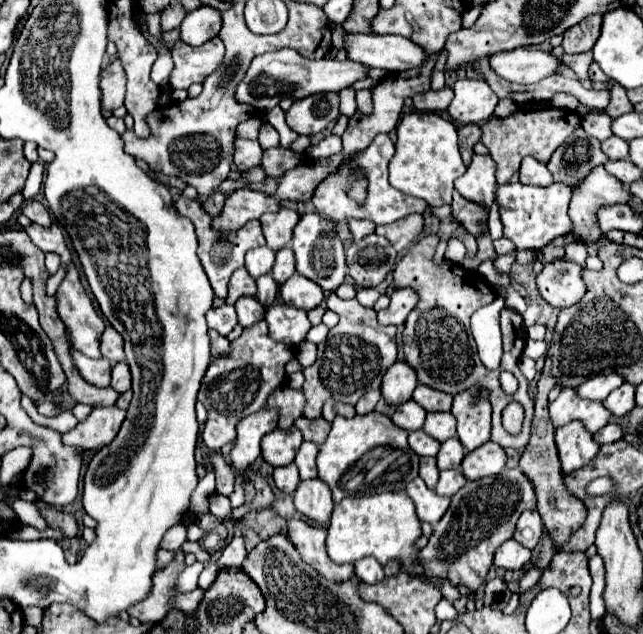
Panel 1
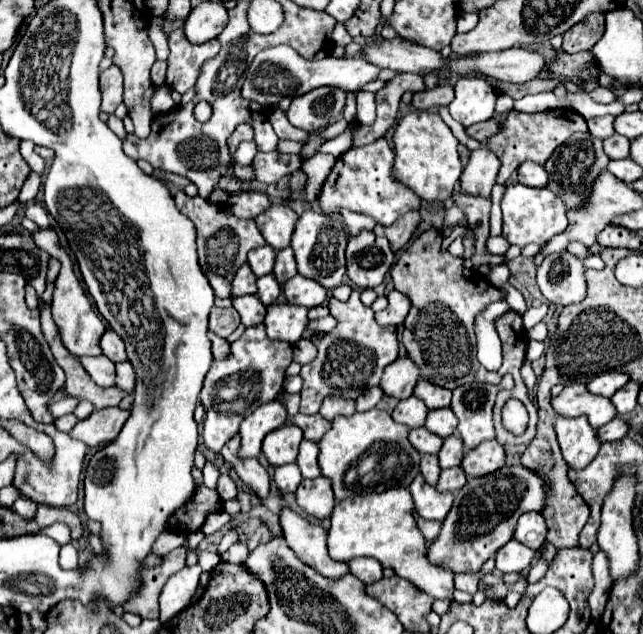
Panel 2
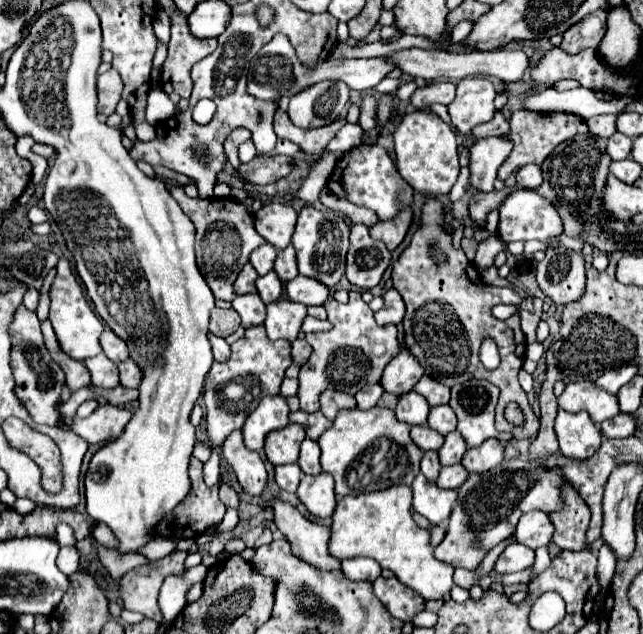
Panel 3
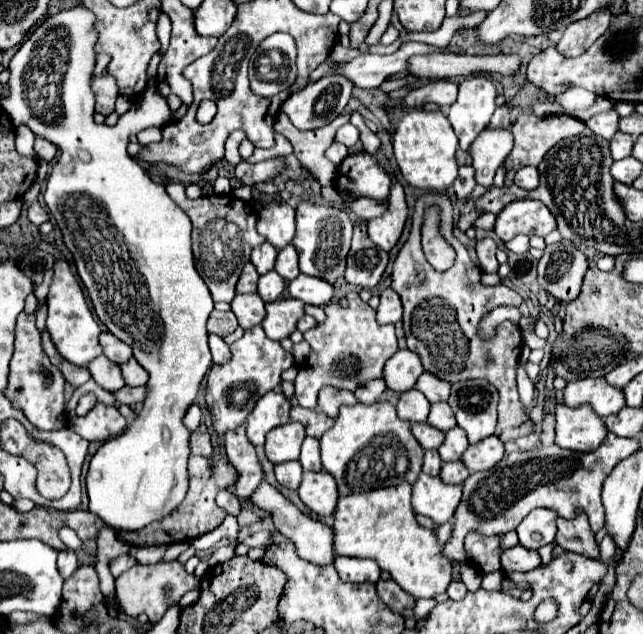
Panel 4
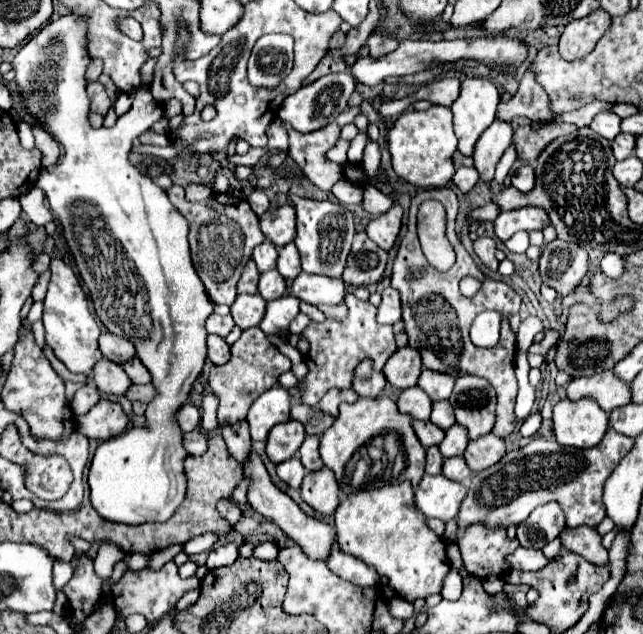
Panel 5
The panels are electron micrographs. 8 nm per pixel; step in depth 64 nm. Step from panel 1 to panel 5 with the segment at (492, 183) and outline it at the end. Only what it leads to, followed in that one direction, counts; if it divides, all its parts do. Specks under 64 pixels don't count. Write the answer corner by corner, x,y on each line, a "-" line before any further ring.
494,120
494,124
484,130
474,146
474,168
480,174
480,182
490,182
494,178
494,168
506,148
512,144
512,126
508,122

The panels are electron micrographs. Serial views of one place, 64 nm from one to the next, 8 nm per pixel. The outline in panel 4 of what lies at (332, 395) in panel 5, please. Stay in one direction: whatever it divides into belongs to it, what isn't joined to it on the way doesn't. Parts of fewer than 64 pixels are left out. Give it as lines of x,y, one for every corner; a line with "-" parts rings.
324,388
318,396
318,406
320,410
330,416
330,418
336,418
338,416
338,408
340,406
354,406
358,400
352,392
348,390
336,390
336,388

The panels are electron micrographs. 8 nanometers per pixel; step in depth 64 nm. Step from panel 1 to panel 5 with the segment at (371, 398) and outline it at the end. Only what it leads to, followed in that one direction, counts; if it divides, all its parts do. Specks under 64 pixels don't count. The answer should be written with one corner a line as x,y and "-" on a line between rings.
364,360
360,364
360,368
356,368
356,380
352,384
352,390
360,398
376,398
376,396
380,396
384,384
386,384
384,374
382,372
376,372
372,368
372,362
370,360

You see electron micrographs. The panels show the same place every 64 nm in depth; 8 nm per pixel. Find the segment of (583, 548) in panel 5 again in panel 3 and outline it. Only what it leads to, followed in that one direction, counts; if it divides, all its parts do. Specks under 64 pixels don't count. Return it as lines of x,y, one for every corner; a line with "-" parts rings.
568,482
562,484
562,502
558,512
550,512
554,524
552,542
562,550
584,550
590,508

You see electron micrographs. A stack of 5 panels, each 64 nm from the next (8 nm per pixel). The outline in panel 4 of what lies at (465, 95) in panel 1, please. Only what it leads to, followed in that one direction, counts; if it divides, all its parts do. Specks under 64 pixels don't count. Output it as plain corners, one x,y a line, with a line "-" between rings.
484,76
464,78
458,84
458,100
448,110
448,120
460,140
460,148
468,150
474,138
488,126
494,114
496,86

